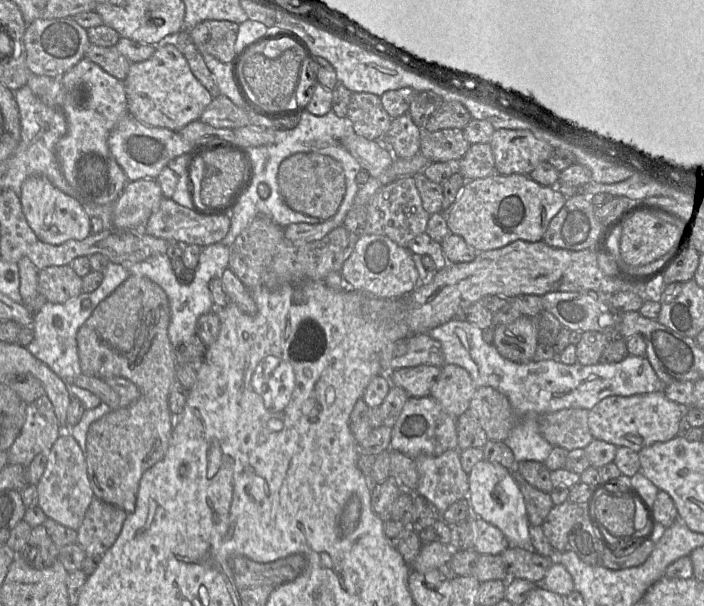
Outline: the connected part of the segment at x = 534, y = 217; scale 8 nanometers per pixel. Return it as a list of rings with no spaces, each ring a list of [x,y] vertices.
[[[491,174],[466,181],[453,205],[444,212],[452,234],[462,237],[475,251],[502,248],[514,241],[540,242],[567,194],[558,186],[544,186],[527,175]]]

